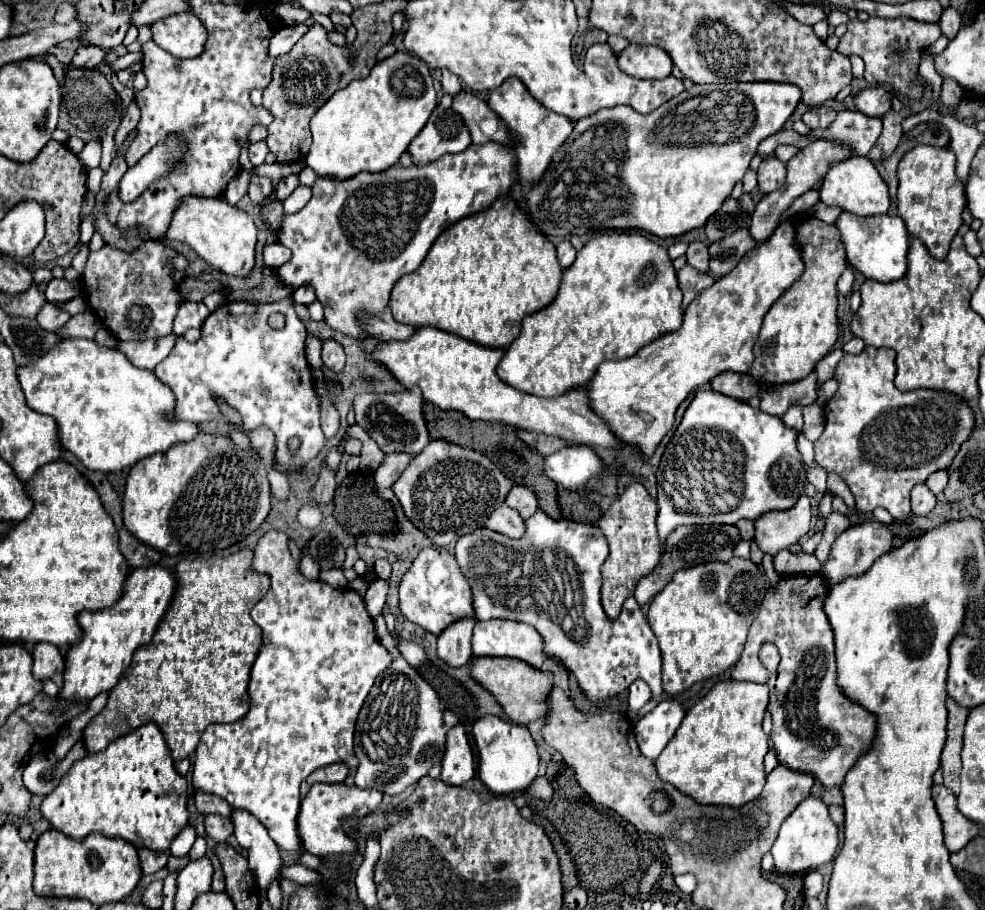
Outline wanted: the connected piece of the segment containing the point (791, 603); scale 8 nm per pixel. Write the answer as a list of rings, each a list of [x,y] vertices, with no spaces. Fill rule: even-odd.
[[[816,574],[798,576],[798,578],[782,576],[778,588],[768,590],[760,606],[758,618],[750,626],[746,648],[740,660],[736,662],[736,666],[732,668],[730,678],[740,680],[740,682],[746,680],[746,682],[756,682],[756,684],[766,684],[770,688],[770,712],[774,720],[770,740],[774,744],[780,764],[792,770],[798,770],[798,772],[808,772],[826,786],[834,786],[834,784],[840,786],[850,766],[854,766],[858,756],[862,756],[870,748],[876,722],[874,722],[874,716],[868,714],[868,710],[862,710],[862,706],[844,698],[836,686],[834,634],[830,630],[828,620],[824,618],[826,614],[822,612],[822,602],[826,594],[828,594],[828,586]],[[764,642],[772,642],[780,652],[780,664],[776,672],[768,672],[758,658],[758,652]]]

